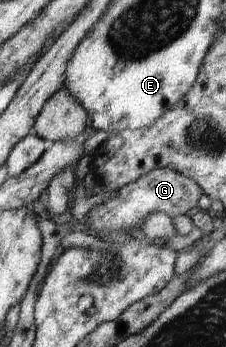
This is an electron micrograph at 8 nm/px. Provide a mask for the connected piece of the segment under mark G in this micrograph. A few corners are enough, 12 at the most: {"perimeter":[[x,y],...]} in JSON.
{"perimeter":[[172,168],[122,186],[84,217],[88,234],[197,209],[203,191]]}

